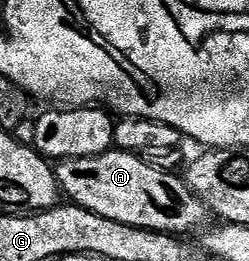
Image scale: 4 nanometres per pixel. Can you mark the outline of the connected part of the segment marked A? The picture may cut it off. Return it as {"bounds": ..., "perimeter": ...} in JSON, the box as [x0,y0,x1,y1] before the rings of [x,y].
{"bounds":[54,149,209,237],"perimeter":[[[112,149],[97,157],[63,159],[54,168],[59,188],[66,198],[67,196],[70,198],[68,200],[72,204],[85,207],[109,220],[120,221],[122,224],[150,231],[168,231],[169,234],[180,237],[191,233],[187,231],[197,230],[198,232],[208,222],[206,219],[207,215],[209,216],[209,208],[188,185],[186,178],[170,171],[154,168],[153,165],[147,165],[136,152]]]}

